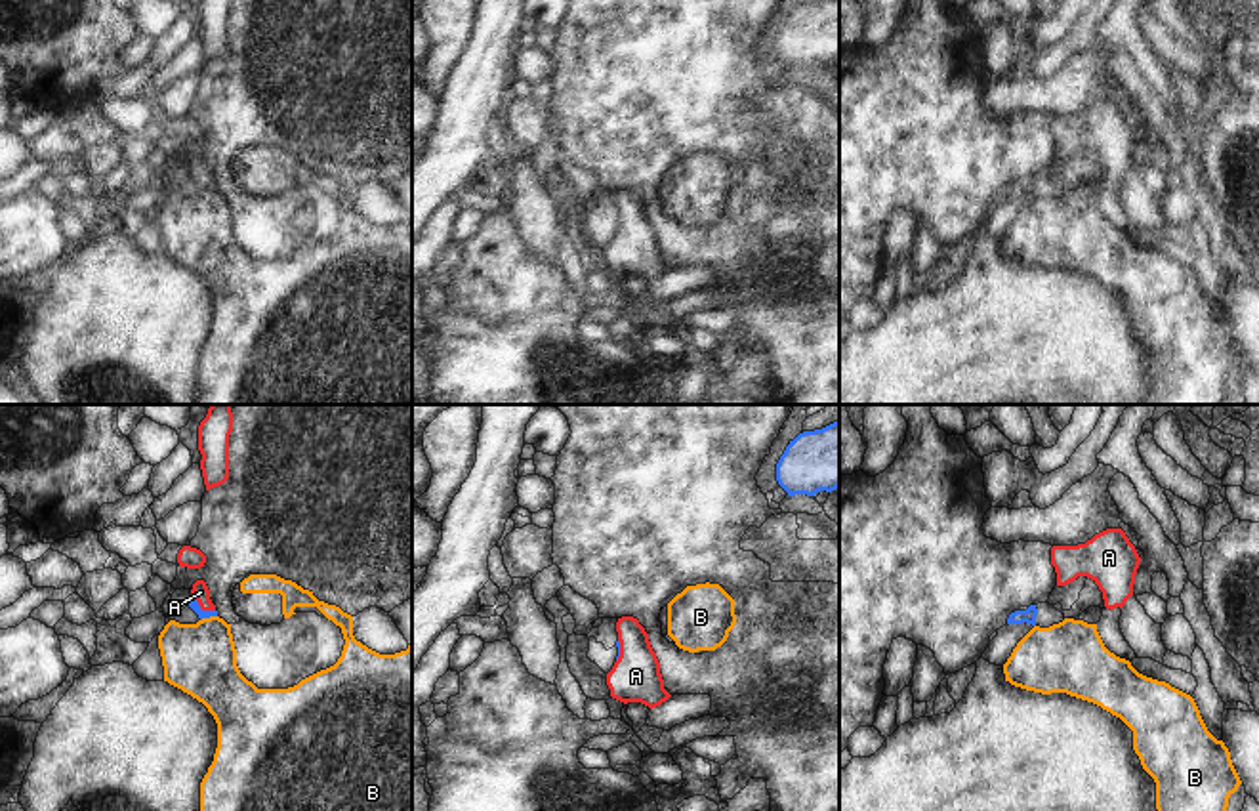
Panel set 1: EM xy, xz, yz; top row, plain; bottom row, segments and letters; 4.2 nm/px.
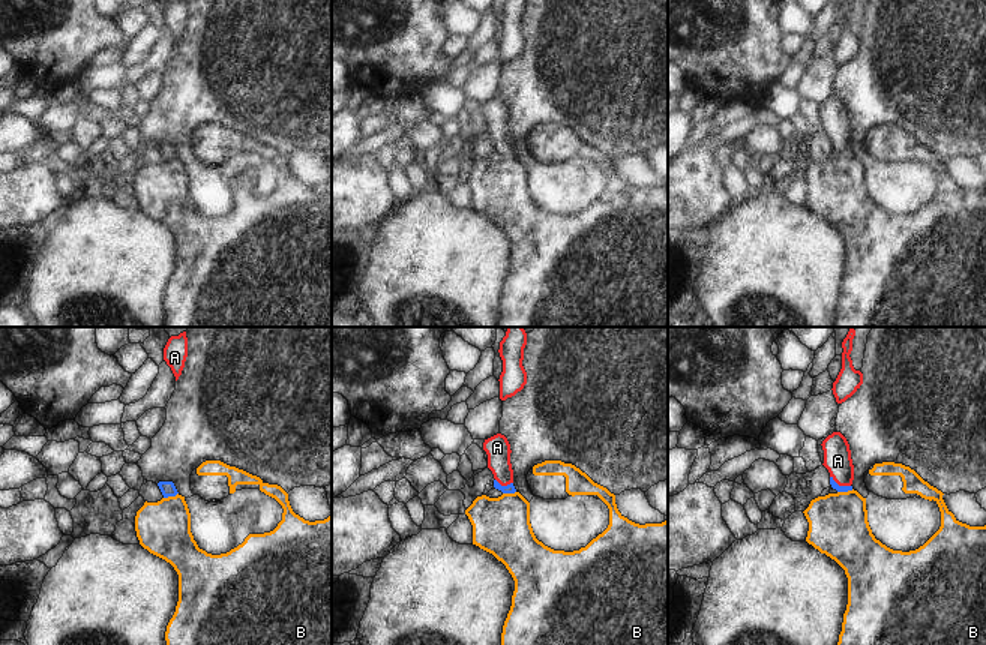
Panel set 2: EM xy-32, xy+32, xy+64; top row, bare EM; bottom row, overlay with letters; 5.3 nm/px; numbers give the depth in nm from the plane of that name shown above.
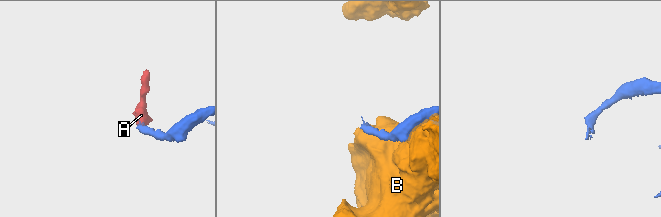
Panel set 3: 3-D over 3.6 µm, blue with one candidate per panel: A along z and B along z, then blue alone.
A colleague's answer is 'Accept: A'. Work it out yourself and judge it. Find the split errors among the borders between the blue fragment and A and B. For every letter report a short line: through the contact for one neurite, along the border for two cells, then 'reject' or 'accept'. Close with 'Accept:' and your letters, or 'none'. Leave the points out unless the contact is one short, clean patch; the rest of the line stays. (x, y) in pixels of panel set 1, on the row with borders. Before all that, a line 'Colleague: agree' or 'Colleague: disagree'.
Colleague: agree
A: line xy (193, 603), (201, 609), (201, 592); accept
B: reject
Accept: A

